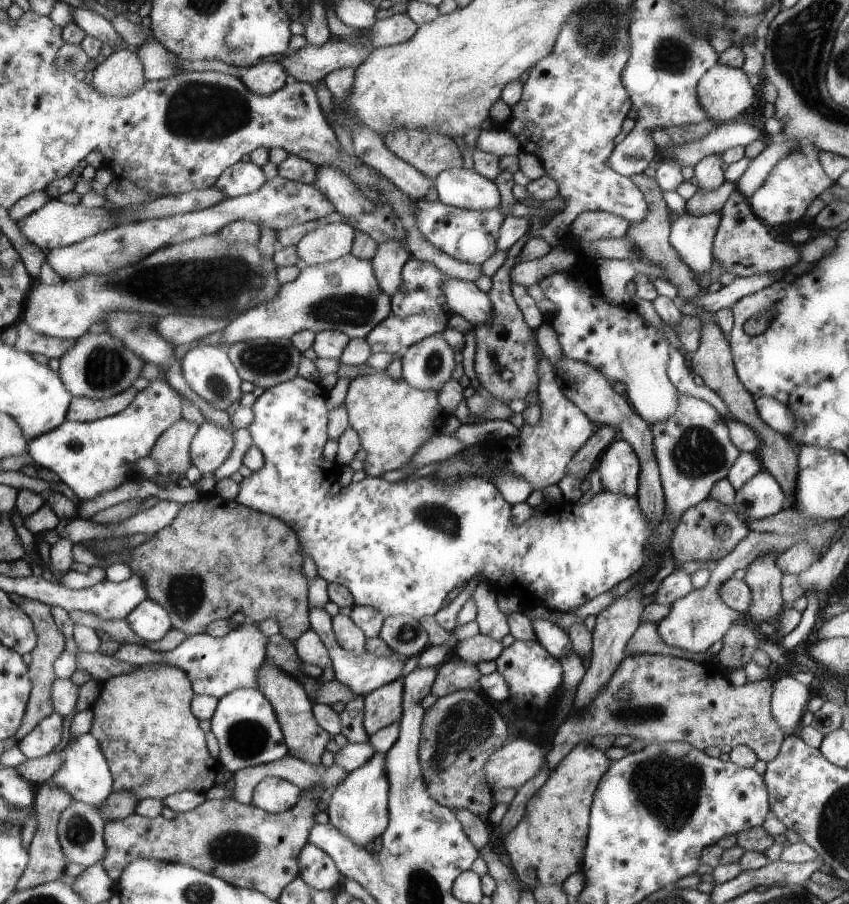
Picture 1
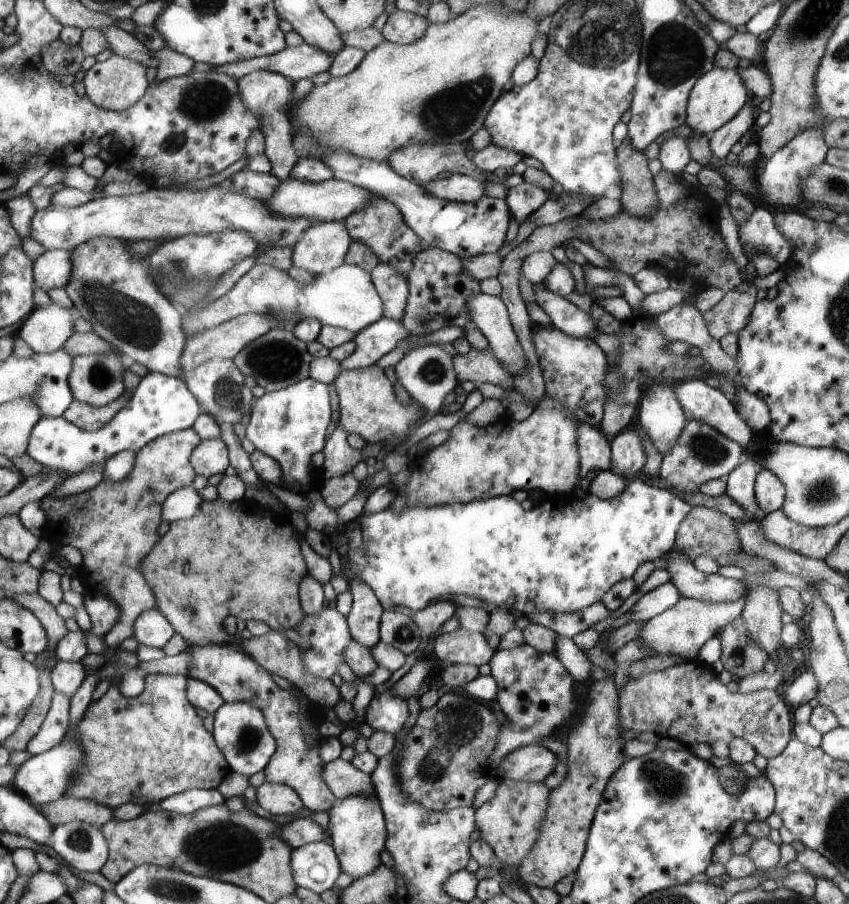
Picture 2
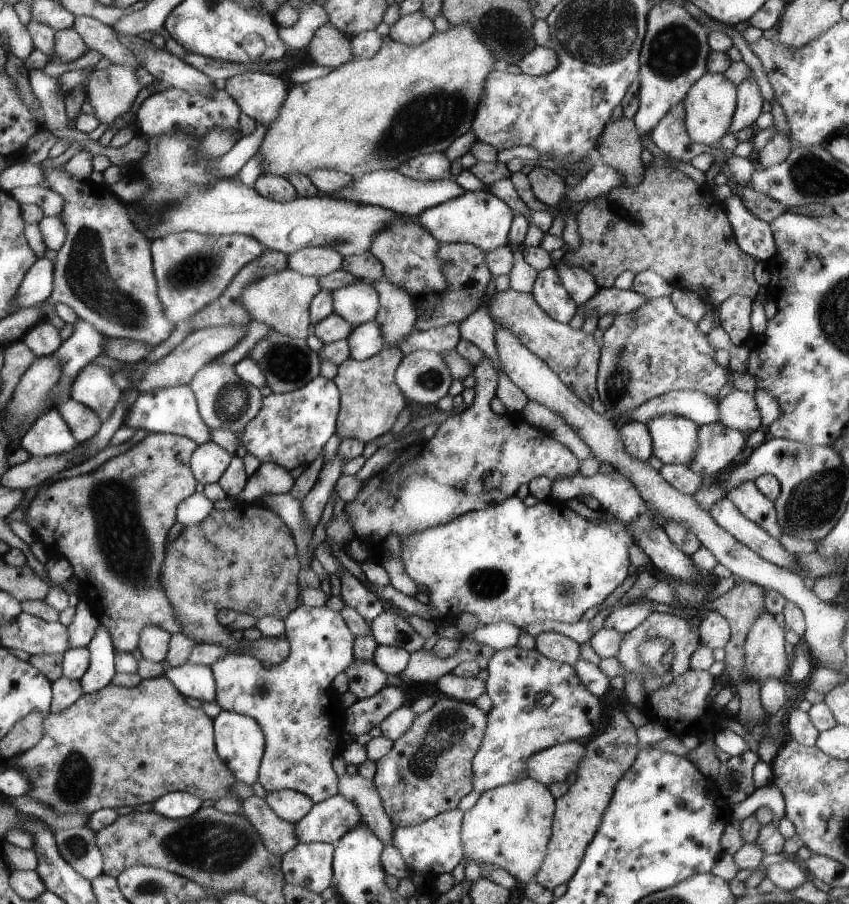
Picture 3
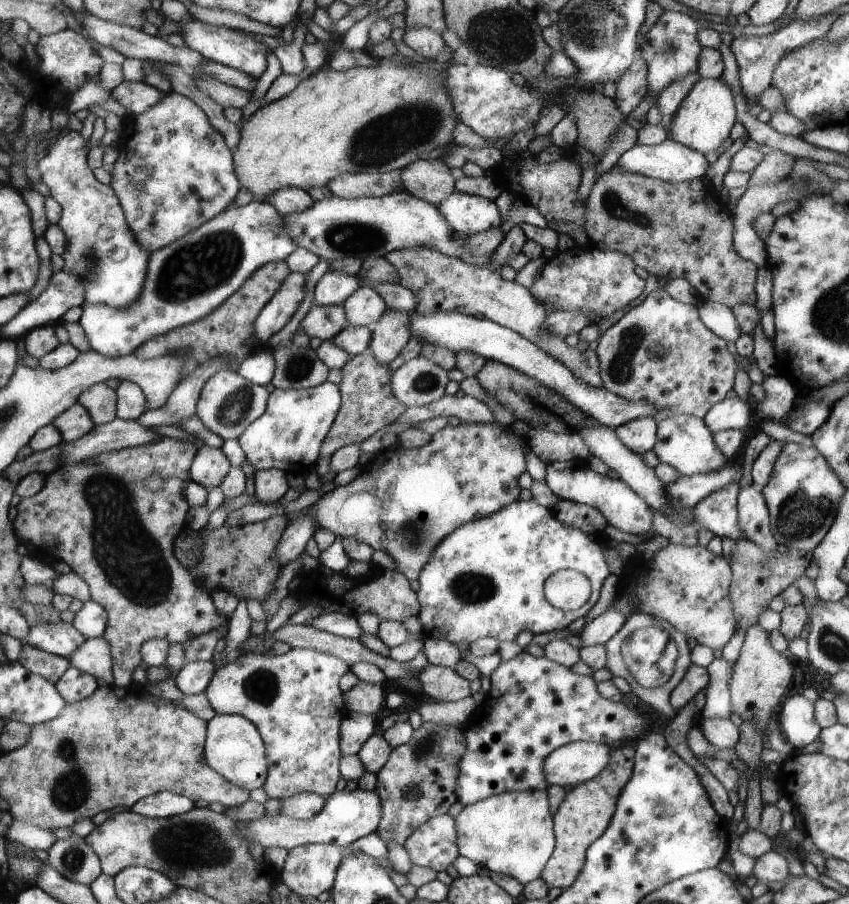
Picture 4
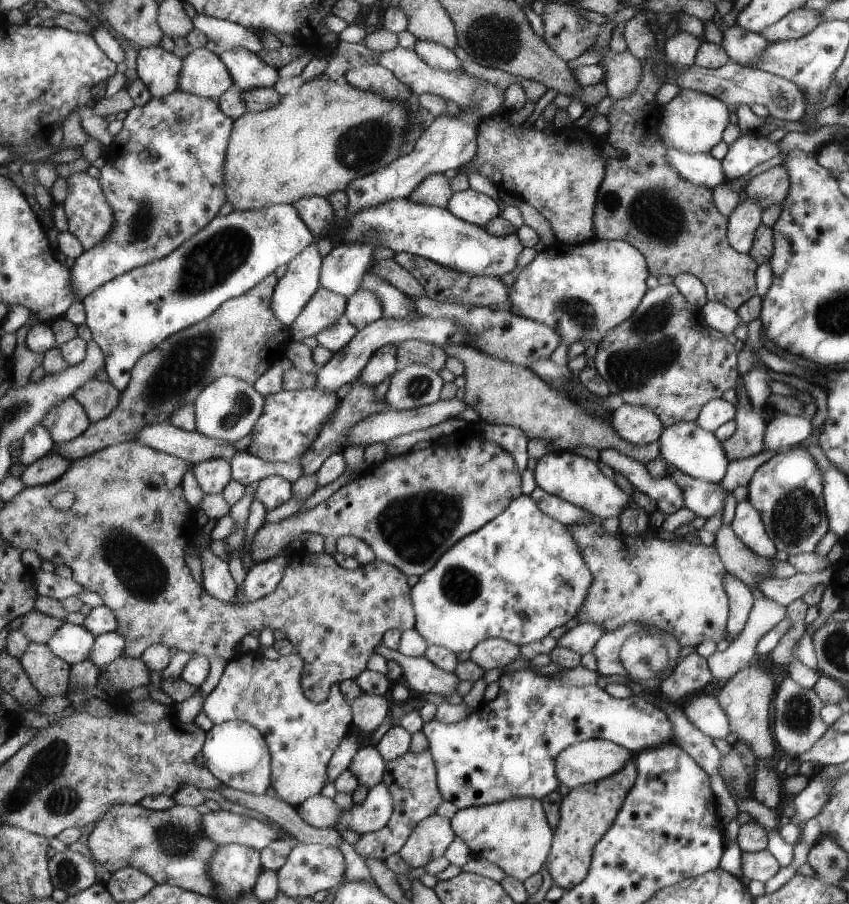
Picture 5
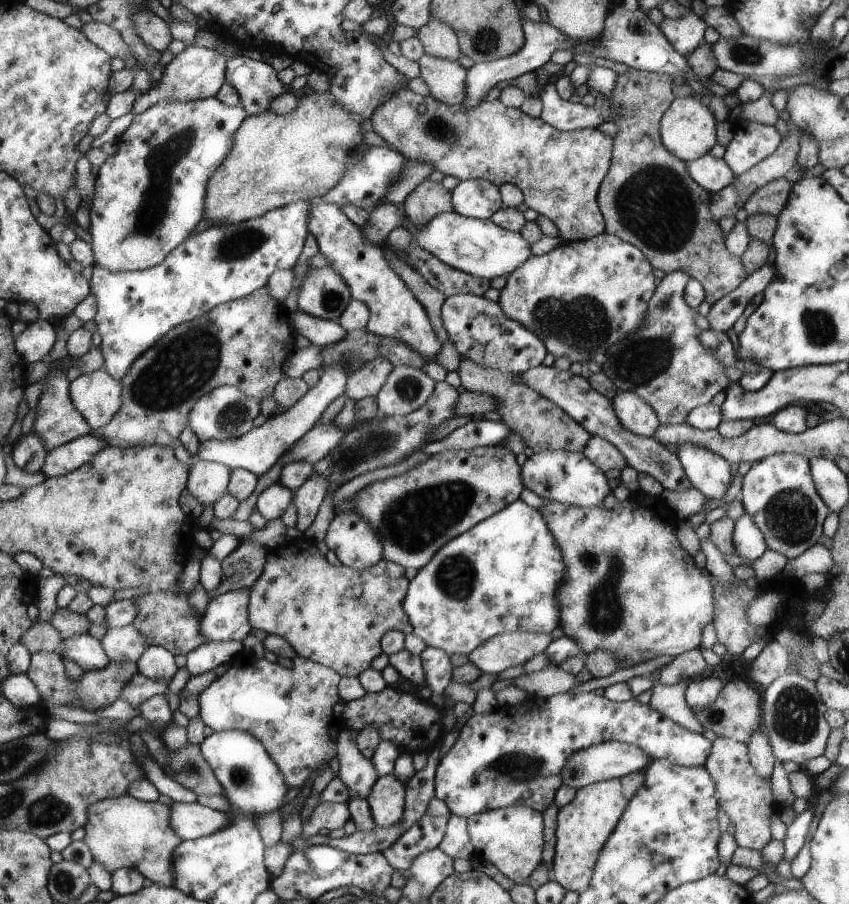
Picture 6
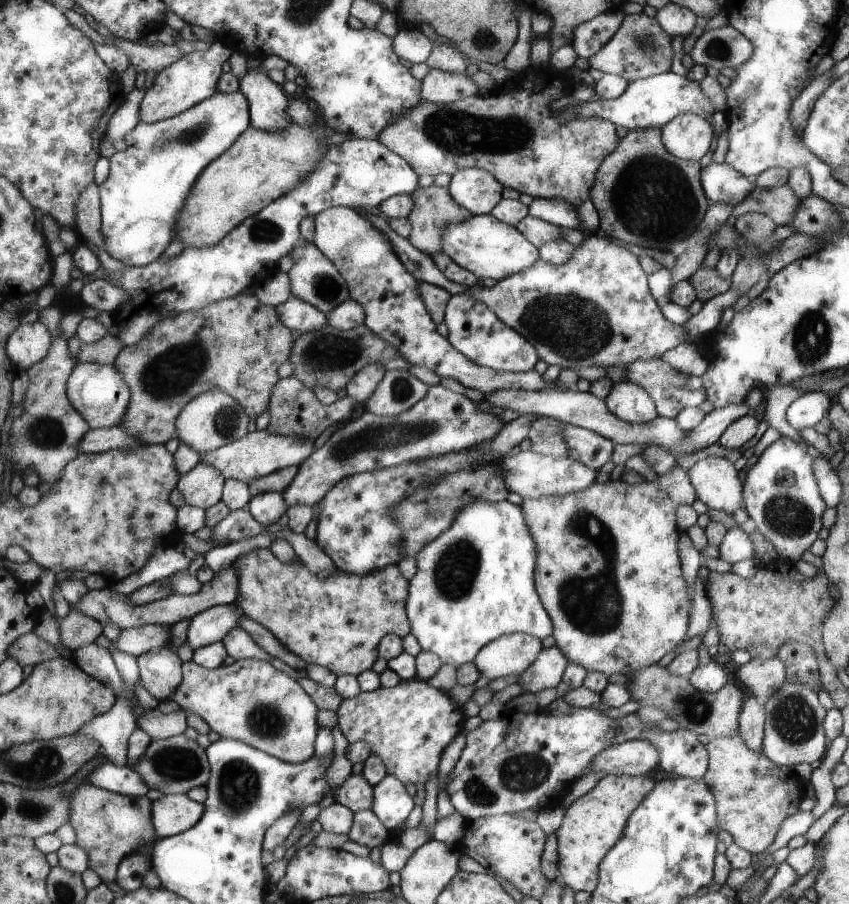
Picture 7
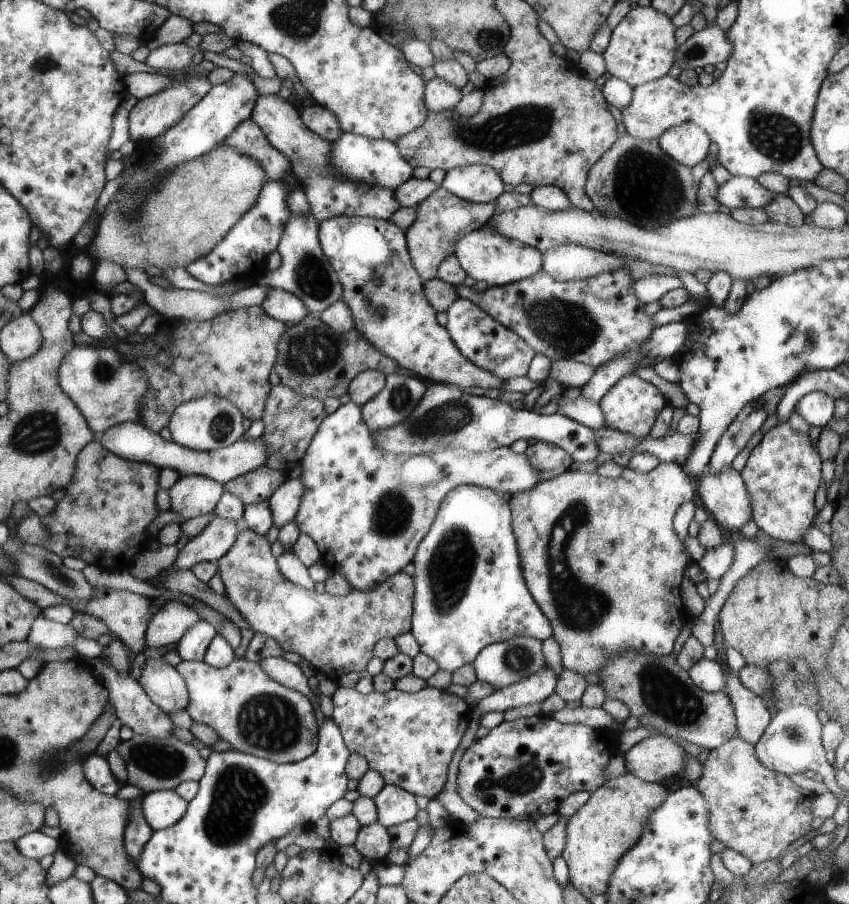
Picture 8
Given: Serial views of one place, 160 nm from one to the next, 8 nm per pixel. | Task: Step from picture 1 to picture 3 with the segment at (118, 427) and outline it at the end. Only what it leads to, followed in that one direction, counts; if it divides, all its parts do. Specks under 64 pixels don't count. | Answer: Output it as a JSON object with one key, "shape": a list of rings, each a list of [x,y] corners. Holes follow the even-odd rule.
{"shape":[[[179,385],[151,393],[140,393],[138,401],[125,420],[126,425],[135,430],[143,430],[147,435],[171,433],[193,439],[200,445],[213,441],[212,428],[201,416],[198,400],[191,385]],[[53,406],[47,414],[34,422],[19,440],[19,444],[33,457],[46,457],[71,450],[78,442],[60,410]]]}

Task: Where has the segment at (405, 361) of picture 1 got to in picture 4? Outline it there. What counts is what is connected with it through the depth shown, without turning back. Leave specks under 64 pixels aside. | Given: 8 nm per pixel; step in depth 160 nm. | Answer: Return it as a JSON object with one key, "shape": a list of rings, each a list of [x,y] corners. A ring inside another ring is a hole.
{"shape":[[[421,354],[394,372],[392,387],[407,408],[424,407],[445,395],[447,382],[447,371]]]}

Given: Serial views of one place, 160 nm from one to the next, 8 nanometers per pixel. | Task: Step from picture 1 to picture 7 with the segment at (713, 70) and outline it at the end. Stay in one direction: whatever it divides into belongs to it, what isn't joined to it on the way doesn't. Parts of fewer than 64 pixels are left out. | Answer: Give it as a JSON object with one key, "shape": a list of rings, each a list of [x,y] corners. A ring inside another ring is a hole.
{"shape":[[[685,112],[671,118],[660,130],[660,140],[677,159],[698,162],[711,146],[716,131],[697,114]]]}

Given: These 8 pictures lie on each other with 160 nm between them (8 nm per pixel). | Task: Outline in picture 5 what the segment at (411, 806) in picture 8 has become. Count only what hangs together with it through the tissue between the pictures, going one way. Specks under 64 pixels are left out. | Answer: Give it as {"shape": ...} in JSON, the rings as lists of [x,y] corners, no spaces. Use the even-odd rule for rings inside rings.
{"shape":[[[381,782],[368,792],[367,798],[361,804],[342,812],[335,828],[351,829],[359,835],[378,831],[389,824],[395,810],[396,802],[390,786]]]}

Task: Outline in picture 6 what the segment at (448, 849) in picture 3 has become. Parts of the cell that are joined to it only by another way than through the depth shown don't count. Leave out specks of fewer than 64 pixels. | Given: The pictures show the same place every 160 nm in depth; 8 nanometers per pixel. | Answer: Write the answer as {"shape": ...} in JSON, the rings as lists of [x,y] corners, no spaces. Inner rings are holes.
{"shape":[[[425,815],[382,853],[393,868],[399,872],[407,871],[422,852],[431,850],[439,844],[447,821],[447,815]]]}

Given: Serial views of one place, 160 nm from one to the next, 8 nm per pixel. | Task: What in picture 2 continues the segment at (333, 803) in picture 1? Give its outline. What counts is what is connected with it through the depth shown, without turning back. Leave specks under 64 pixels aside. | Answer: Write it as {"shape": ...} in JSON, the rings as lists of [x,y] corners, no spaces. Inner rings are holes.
{"shape":[[[375,793],[359,795],[339,800],[332,810],[331,844],[335,847],[340,858],[342,872],[349,874],[353,880],[369,876],[380,868],[381,852],[387,850],[388,822],[380,801]]]}

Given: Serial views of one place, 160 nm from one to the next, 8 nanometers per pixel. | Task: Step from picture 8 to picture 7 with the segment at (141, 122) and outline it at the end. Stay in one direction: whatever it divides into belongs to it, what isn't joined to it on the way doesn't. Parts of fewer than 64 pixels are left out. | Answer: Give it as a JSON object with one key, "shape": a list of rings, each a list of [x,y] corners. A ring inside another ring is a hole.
{"shape":[[[217,38],[212,48],[203,51],[193,51],[185,54],[181,60],[177,60],[161,73],[157,74],[154,85],[140,105],[142,122],[160,122],[172,118],[208,100],[218,92],[218,84],[223,76],[223,66],[228,62],[235,49],[226,41]]]}

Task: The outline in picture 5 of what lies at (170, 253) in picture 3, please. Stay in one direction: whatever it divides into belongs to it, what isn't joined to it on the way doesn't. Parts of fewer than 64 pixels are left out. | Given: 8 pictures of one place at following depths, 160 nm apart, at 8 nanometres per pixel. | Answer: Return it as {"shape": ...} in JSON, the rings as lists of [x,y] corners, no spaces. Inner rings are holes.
{"shape":[[[277,203],[261,210],[233,210],[226,216],[216,216],[168,257],[130,270],[92,290],[83,300],[88,314],[86,324],[104,352],[110,382],[120,391],[125,390],[132,381],[133,367],[145,353],[168,336],[211,316],[229,299],[248,293],[316,241],[317,236],[305,224],[295,205]]]}

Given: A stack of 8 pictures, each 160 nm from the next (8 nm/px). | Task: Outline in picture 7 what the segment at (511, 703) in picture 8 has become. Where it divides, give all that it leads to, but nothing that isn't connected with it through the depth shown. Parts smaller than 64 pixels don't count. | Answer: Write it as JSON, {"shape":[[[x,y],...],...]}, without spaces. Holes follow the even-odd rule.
{"shape":[[[556,646],[543,648],[535,661],[519,675],[518,684],[525,688],[523,693],[541,692],[546,688],[557,687],[568,664],[568,659]]]}

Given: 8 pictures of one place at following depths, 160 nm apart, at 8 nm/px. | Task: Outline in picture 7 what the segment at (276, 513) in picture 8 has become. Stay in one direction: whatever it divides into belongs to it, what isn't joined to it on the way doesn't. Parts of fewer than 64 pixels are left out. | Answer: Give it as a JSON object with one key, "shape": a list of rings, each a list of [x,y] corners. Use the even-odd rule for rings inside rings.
{"shape":[[[435,384],[430,386],[425,398],[401,415],[378,416],[366,411],[347,422],[345,428],[333,432],[328,441],[299,467],[297,478],[282,494],[289,507],[297,504],[317,506],[321,498],[347,476],[385,470],[417,458],[467,450],[495,438],[505,425],[498,416],[478,410],[477,404],[464,395]],[[571,425],[561,426],[561,430],[564,430],[568,456],[576,462],[581,462],[584,466],[598,471],[609,460],[614,448],[611,440]]]}

